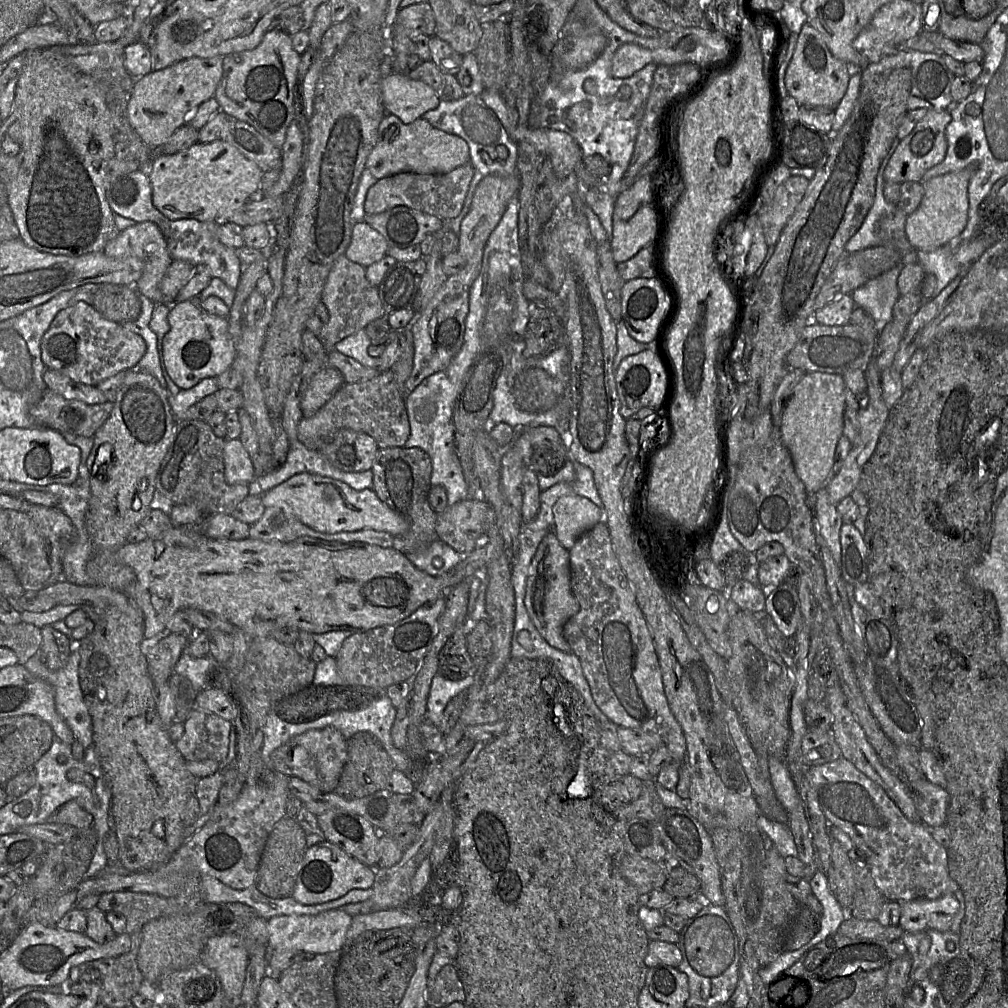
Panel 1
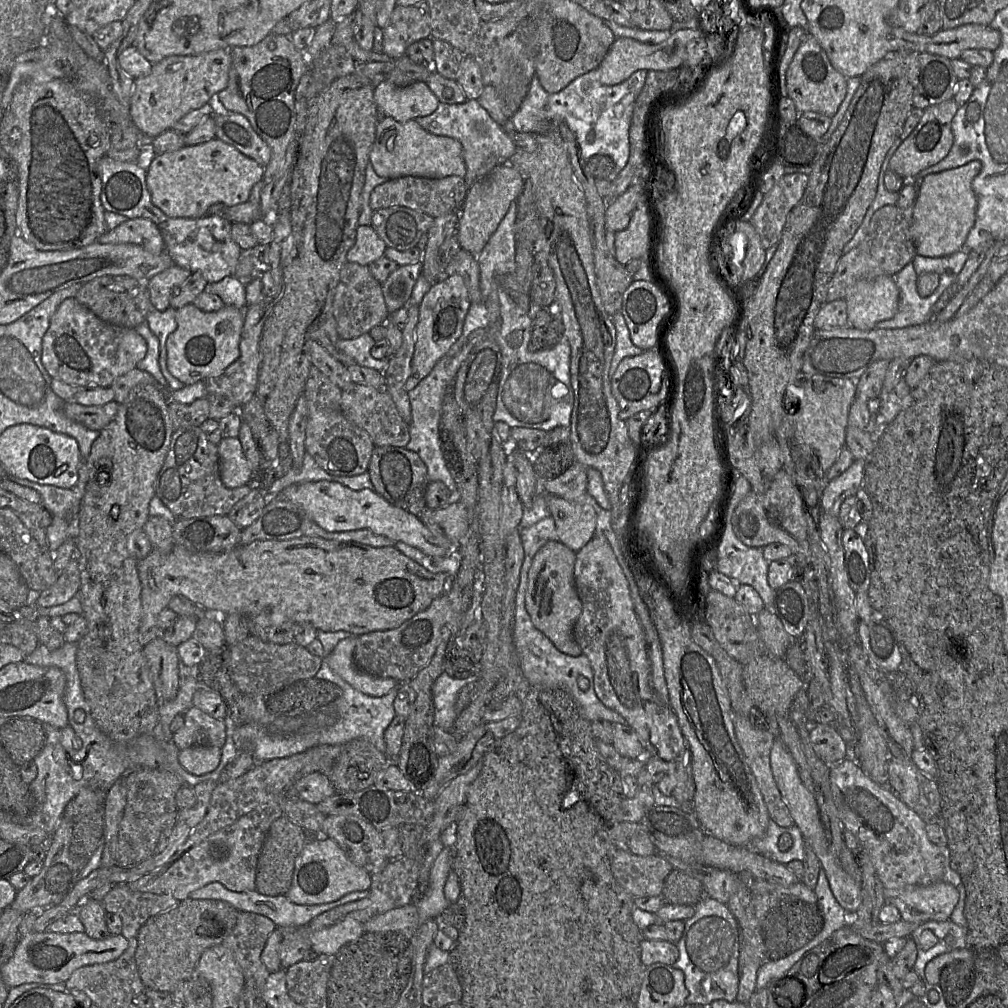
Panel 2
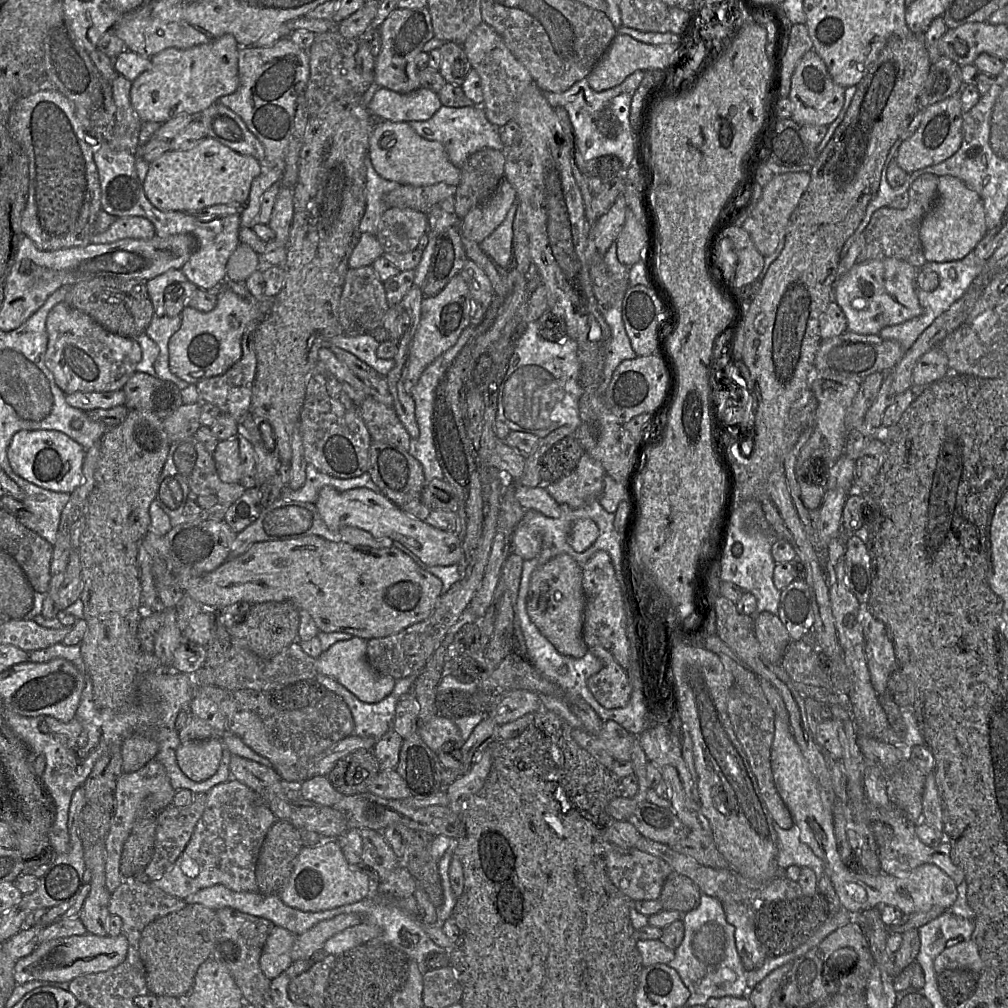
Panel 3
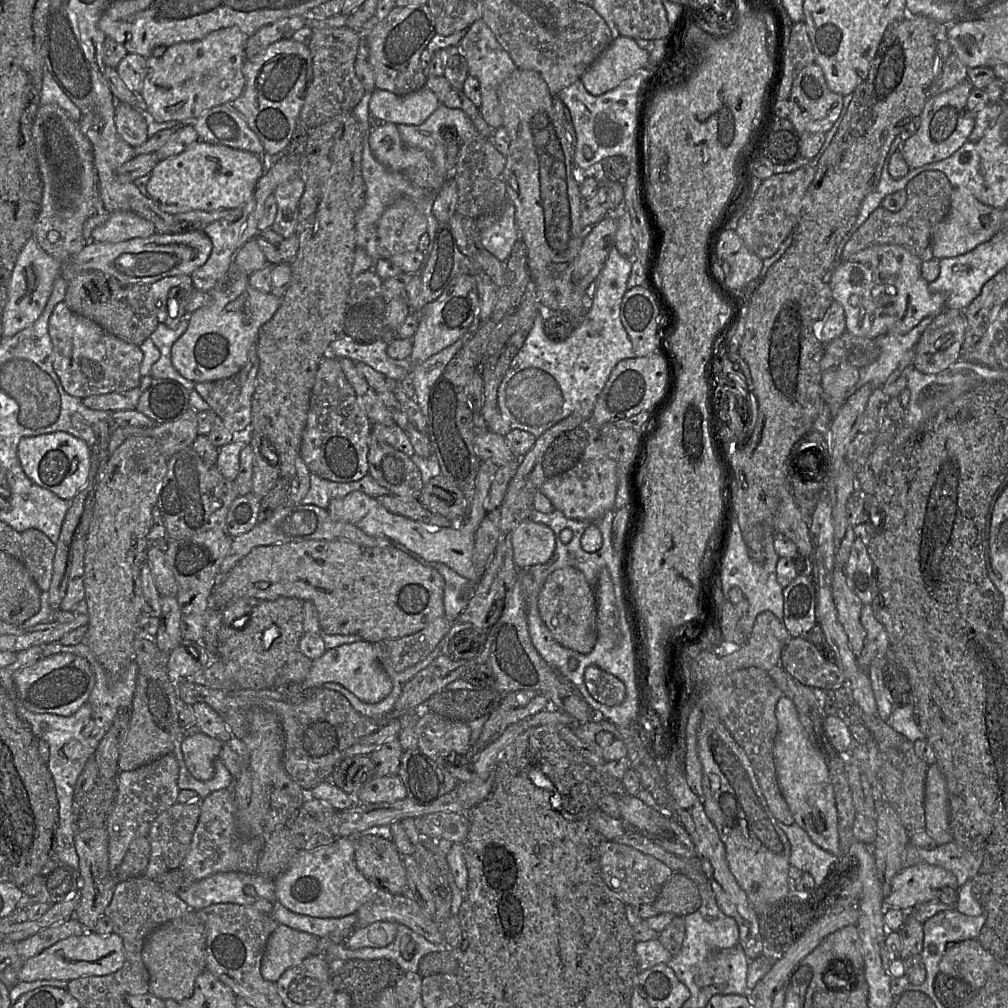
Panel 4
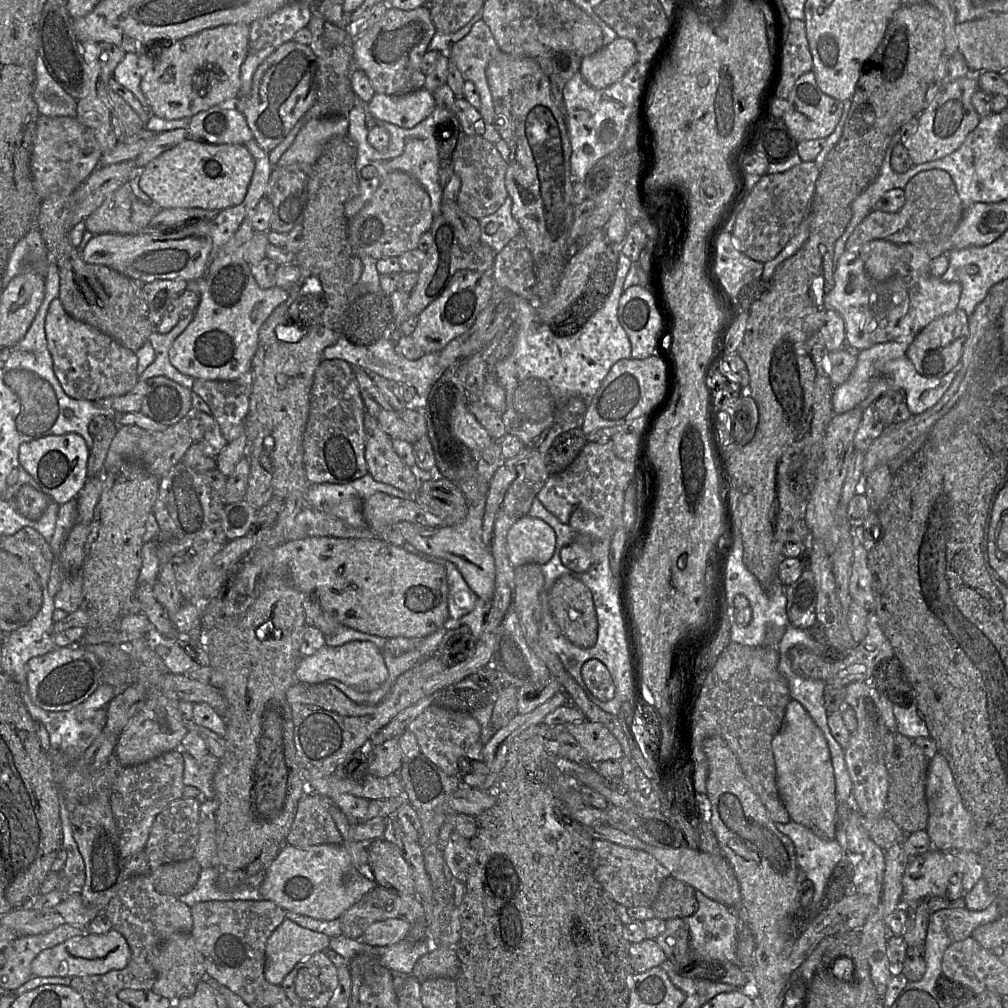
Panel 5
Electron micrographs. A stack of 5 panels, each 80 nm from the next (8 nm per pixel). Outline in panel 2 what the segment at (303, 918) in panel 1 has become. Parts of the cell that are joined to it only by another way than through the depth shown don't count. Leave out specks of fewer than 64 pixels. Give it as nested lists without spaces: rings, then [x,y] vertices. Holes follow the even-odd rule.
[[[352,918],[314,932],[311,935],[311,949],[317,954],[336,955],[347,943],[365,933],[363,923]]]

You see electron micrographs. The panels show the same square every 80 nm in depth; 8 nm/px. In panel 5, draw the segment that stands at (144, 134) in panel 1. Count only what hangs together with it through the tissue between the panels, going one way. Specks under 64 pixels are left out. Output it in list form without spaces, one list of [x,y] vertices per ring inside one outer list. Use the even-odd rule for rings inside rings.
[[[238,23],[205,29],[174,43],[151,45],[150,55],[138,55],[142,79],[140,88],[145,96],[151,115],[165,120],[191,118],[195,114],[222,103],[233,103],[240,94],[240,69],[248,53],[250,25]]]

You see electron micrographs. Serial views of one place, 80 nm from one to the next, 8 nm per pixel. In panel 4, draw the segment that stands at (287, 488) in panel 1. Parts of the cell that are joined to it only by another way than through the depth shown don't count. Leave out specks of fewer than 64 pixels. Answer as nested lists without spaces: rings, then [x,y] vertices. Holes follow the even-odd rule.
[[[491,461],[481,462],[469,511],[465,517],[453,522],[454,525],[450,527],[429,527],[421,522],[390,513],[377,501],[377,498],[360,491],[353,491],[343,498],[331,500],[326,510],[333,520],[352,524],[370,536],[384,537],[392,543],[402,544],[425,561],[443,563],[471,583],[478,583],[480,577],[477,577],[472,561],[475,536],[485,516],[485,505],[498,468]]]

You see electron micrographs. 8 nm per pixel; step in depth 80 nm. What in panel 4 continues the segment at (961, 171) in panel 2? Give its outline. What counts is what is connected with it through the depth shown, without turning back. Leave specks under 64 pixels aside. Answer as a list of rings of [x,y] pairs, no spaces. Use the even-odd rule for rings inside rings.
[[[954,188],[947,216],[932,230],[933,258],[940,260],[959,256],[991,240],[1003,227],[1003,214],[1003,209],[985,205],[966,190]]]

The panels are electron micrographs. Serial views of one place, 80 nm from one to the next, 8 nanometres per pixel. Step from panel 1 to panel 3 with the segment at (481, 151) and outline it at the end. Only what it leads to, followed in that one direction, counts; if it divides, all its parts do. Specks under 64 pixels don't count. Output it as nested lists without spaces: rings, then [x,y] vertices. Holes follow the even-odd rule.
[[[442,105],[430,119],[408,123],[422,138],[440,142],[445,148],[449,161],[458,168],[461,168],[467,158],[478,150],[485,148],[504,152],[506,150],[498,133],[499,127],[488,121],[482,106],[446,107]]]

